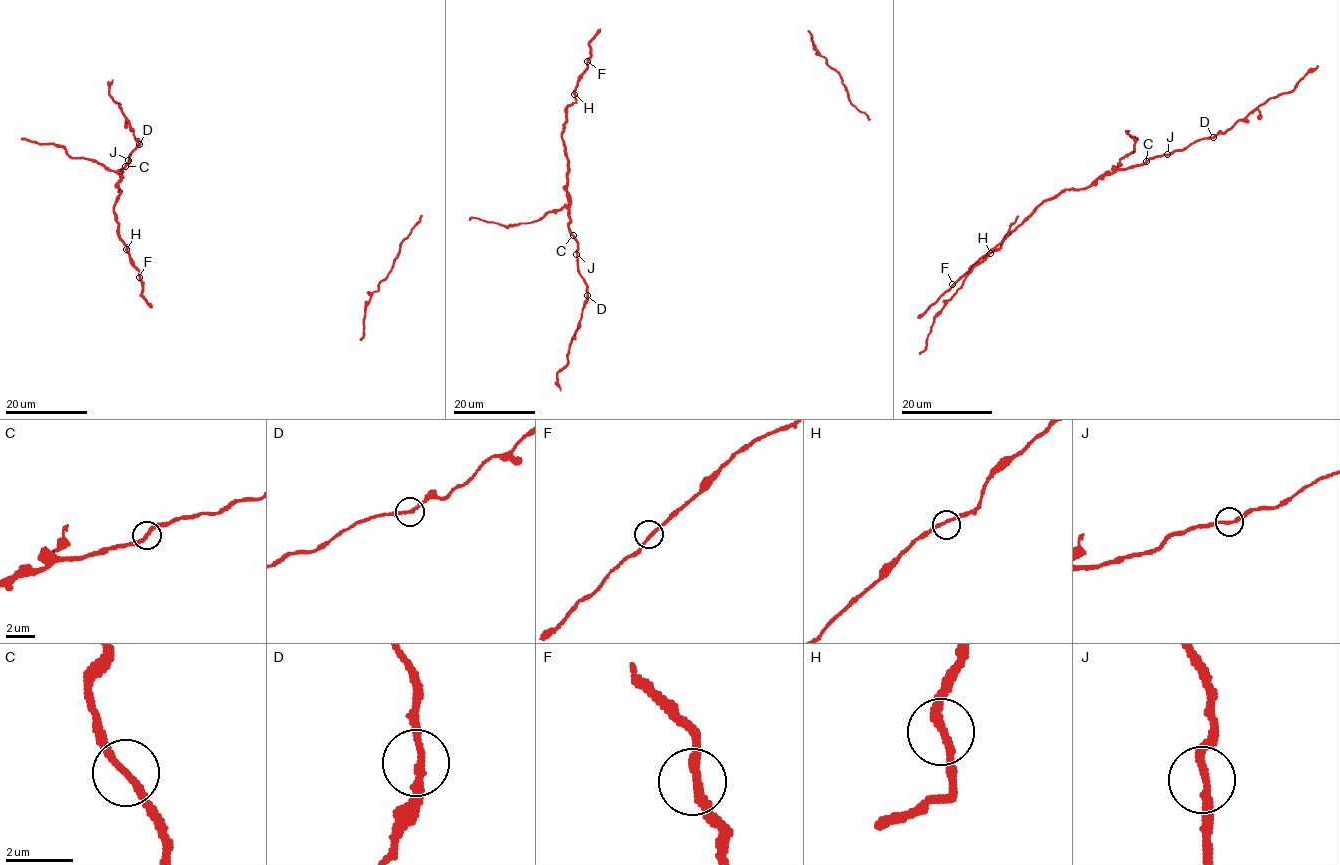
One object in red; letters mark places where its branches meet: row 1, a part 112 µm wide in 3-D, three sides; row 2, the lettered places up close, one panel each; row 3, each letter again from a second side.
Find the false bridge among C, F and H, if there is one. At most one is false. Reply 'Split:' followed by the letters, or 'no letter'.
Split: no letter

